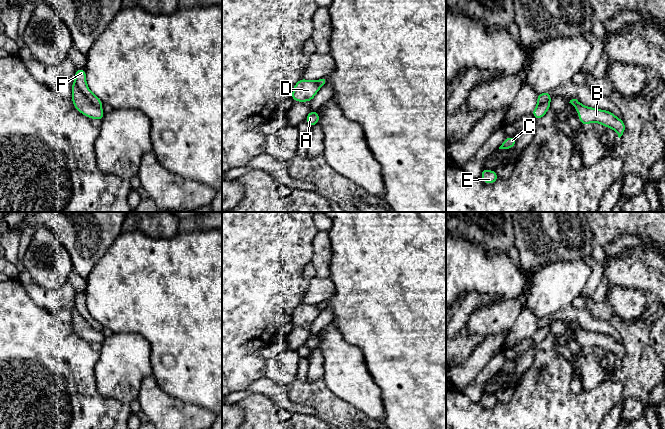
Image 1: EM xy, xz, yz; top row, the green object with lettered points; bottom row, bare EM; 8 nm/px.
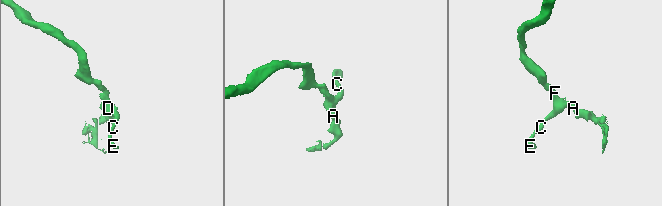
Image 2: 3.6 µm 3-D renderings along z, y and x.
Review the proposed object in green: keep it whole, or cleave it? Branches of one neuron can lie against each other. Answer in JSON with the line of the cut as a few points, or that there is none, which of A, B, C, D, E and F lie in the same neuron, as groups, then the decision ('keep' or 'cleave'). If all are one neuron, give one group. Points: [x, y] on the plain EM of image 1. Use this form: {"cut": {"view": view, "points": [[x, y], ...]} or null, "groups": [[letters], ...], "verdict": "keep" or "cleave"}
{"cut": {"view": "xy", "points": [[74, 305], [76, 310], [93, 327], [100, 331]]}, "groups": [["A", "B", "C", "D", "E"], ["F"]], "verdict": "cleave"}

